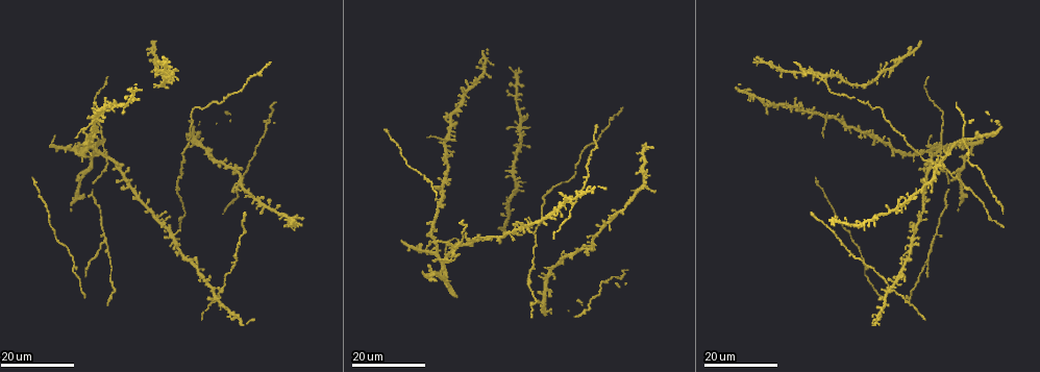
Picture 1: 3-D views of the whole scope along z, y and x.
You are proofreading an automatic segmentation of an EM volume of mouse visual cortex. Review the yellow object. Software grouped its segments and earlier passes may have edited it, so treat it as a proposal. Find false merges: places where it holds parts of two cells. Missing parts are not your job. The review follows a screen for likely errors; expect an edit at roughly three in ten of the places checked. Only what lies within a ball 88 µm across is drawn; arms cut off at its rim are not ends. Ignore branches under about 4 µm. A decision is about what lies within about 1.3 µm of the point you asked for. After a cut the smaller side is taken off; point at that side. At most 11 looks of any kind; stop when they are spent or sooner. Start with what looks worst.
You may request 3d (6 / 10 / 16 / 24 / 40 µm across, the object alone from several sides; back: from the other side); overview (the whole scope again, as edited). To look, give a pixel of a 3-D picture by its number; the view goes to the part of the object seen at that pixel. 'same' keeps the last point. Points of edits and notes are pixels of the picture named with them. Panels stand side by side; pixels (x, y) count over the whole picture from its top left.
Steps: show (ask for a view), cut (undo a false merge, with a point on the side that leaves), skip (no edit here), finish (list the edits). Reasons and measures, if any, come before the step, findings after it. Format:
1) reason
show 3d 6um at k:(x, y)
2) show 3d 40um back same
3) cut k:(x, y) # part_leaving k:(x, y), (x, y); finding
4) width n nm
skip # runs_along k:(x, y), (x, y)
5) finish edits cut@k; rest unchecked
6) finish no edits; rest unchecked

arms run side by side
show 3d 16um at 1:(573, 202)

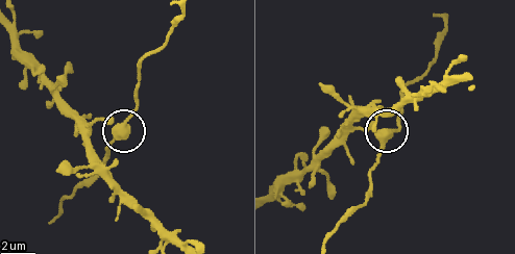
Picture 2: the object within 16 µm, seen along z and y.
show 3d 6um at 2:(123, 124)

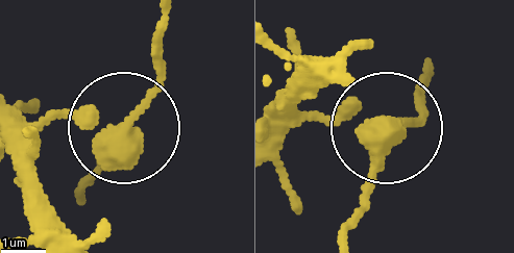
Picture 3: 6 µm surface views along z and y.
skip # runs_along 3:(10, 104), (33, 122), (78, 115), (119, 126), (78, 190); all the same cell

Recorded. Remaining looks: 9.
four arms meet
show 3d 24um at 1:(234, 166)

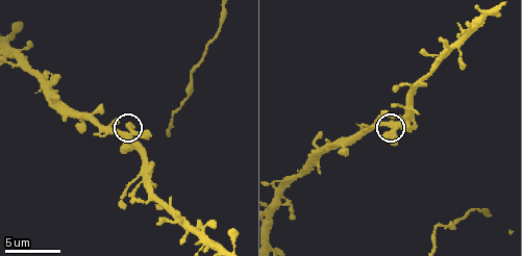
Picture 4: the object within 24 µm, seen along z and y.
closer look
show 3d 6um at 4:(125, 132)

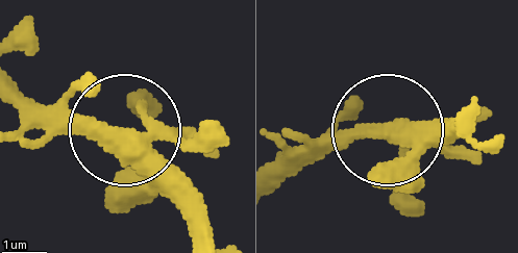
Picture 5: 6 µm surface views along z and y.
arms 4
skip # runs_along 5:(205, 237), (194, 193), (142, 136), (52, 122), (10, 84); one cell here

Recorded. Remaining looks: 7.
small branch off a trunk
show 3d 24um at 1:(826, 119)

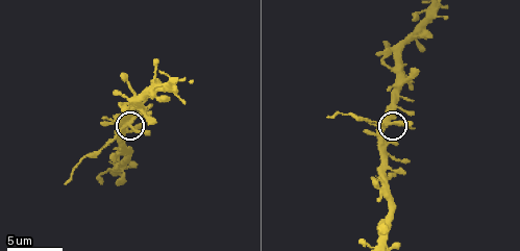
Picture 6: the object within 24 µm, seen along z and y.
show 3d 6um at 6:(126, 125)

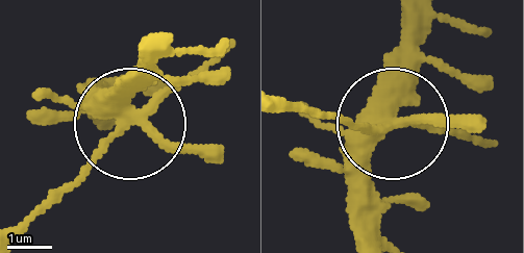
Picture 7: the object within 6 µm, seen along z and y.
arms 4
cut 7:(89, 168) # part_leaving 7:(132, 124), (24, 221); a second cell is stuck on

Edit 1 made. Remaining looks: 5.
branch point
show 3d 16um at 1:(455, 248)

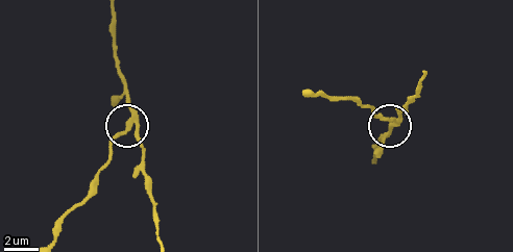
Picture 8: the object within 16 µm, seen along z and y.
show 3d 6um at 8:(392, 121)

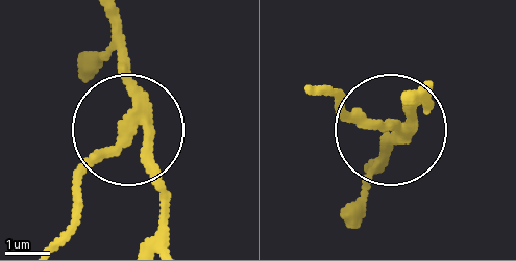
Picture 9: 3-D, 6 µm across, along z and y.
arms 3
cut 9:(90, 160) # part_leaving 9:(400, 128), (367, 125), (322, 92); a second cell is stuck on

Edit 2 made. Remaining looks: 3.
redraw
show overview

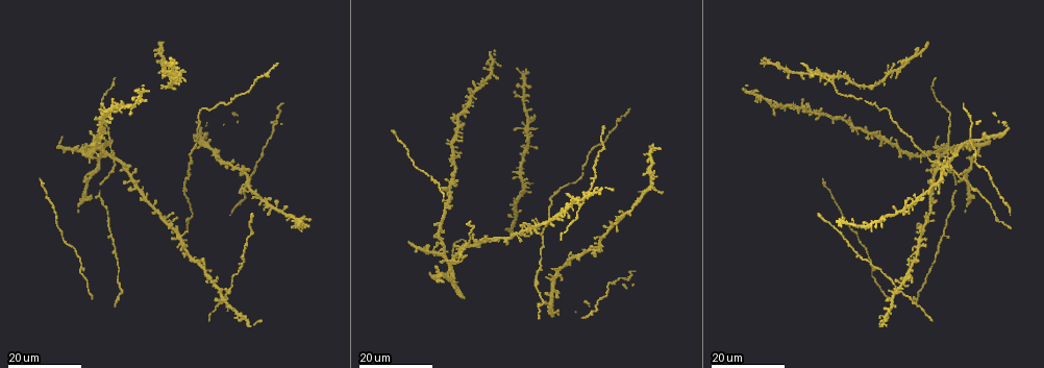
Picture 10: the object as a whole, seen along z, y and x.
branch point
show 3d 24um at 10:(948, 150)

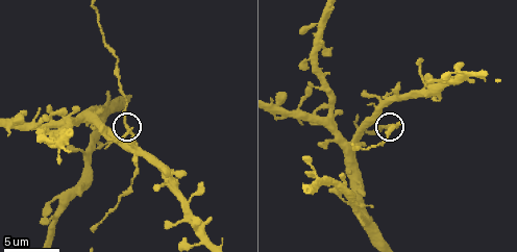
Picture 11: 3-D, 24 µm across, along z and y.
show 3d 10um at 11:(128, 126)

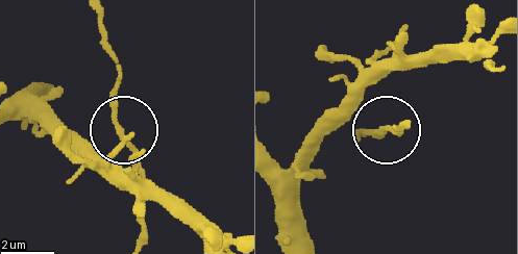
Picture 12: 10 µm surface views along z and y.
width 150 nm
skip # continuous, no second cell

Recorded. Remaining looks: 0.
finish edits cut@7, cut@9; rest unchecked

